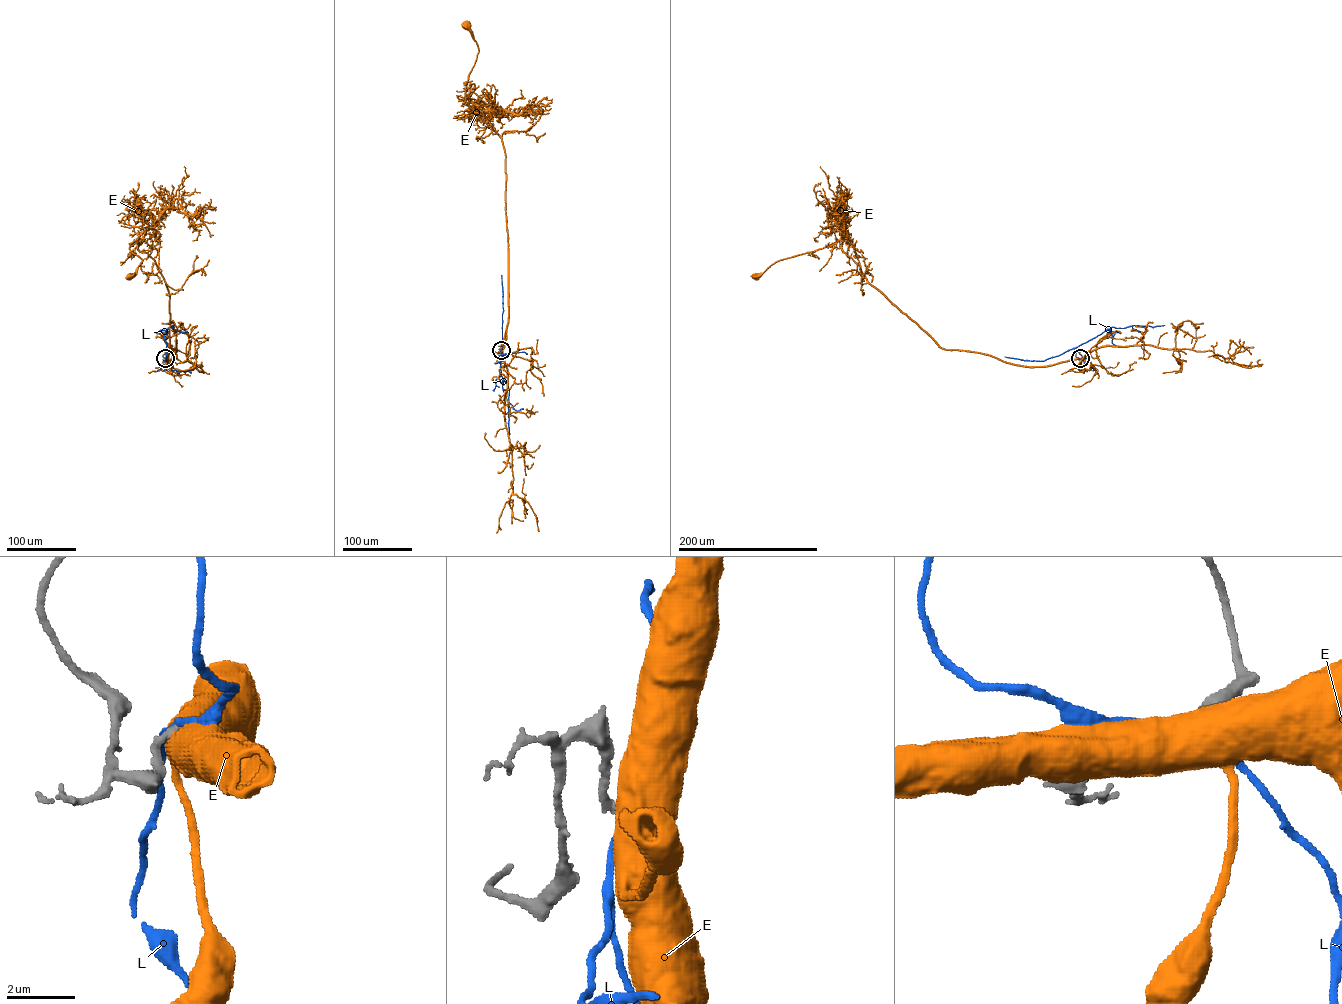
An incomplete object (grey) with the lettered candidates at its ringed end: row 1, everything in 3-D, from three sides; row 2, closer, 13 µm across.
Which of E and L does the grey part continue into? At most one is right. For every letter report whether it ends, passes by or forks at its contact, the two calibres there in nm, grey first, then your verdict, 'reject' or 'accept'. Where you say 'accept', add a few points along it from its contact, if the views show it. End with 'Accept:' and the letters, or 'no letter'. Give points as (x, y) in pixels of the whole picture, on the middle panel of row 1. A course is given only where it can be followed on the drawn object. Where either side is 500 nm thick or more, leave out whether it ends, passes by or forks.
E: calibres 280 and 950 nm; reject
L: it passes by; calibres 260 and 190 nm; reject
Accept: no letter

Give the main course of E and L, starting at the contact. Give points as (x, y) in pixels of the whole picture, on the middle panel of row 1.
E: (501, 350), (508, 317), (505, 153), (502, 139), (491, 124), (466, 102), (468, 76), (478, 49), (465, 25)
L: (501, 350), (501, 375), (509, 390), (509, 434)

